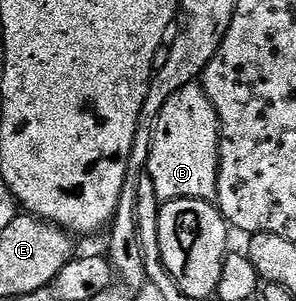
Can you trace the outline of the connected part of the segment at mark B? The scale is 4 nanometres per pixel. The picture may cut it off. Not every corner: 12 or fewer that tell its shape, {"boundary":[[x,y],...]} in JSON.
{"boundary":[[200,82],[159,113],[148,182],[213,203],[221,122]]}

